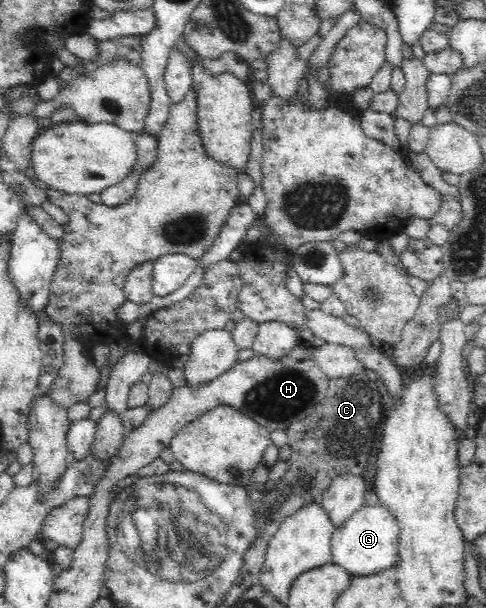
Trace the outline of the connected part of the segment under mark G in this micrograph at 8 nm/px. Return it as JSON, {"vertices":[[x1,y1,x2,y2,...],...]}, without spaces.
{"vertices":[[382,504,363,505,334,530,331,554,335,564,344,568,350,577,369,576,396,567,399,563,399,527,396,518]]}

